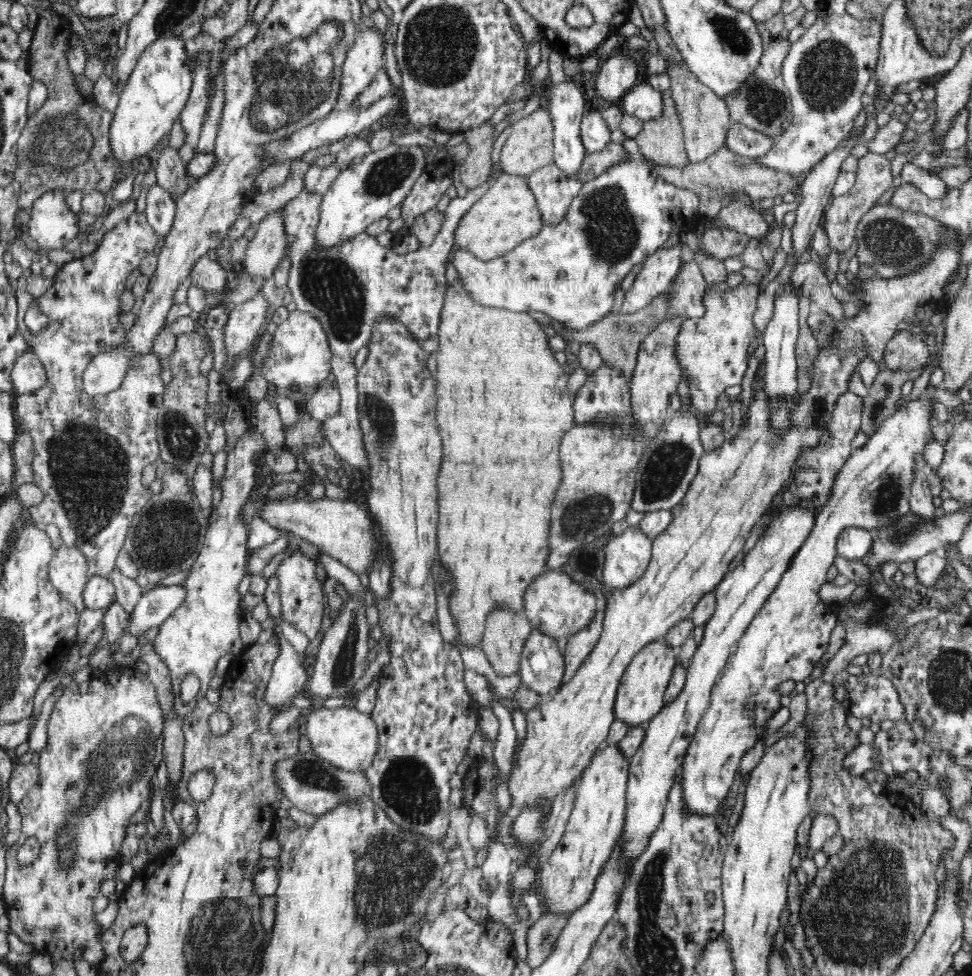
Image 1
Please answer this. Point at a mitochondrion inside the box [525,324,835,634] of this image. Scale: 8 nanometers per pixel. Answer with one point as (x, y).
(666, 467)

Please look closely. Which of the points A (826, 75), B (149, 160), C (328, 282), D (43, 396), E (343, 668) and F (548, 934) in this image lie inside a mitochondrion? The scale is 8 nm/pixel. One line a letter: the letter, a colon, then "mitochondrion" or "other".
A: mitochondrion
B: other
C: mitochondrion
D: other
E: mitochondrion
F: mitochondrion

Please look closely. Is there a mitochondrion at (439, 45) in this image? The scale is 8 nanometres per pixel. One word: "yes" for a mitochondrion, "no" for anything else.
yes

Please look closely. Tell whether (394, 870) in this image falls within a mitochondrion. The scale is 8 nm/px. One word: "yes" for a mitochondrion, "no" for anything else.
yes

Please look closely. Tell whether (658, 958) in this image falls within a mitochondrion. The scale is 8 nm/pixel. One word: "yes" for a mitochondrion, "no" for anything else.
yes

